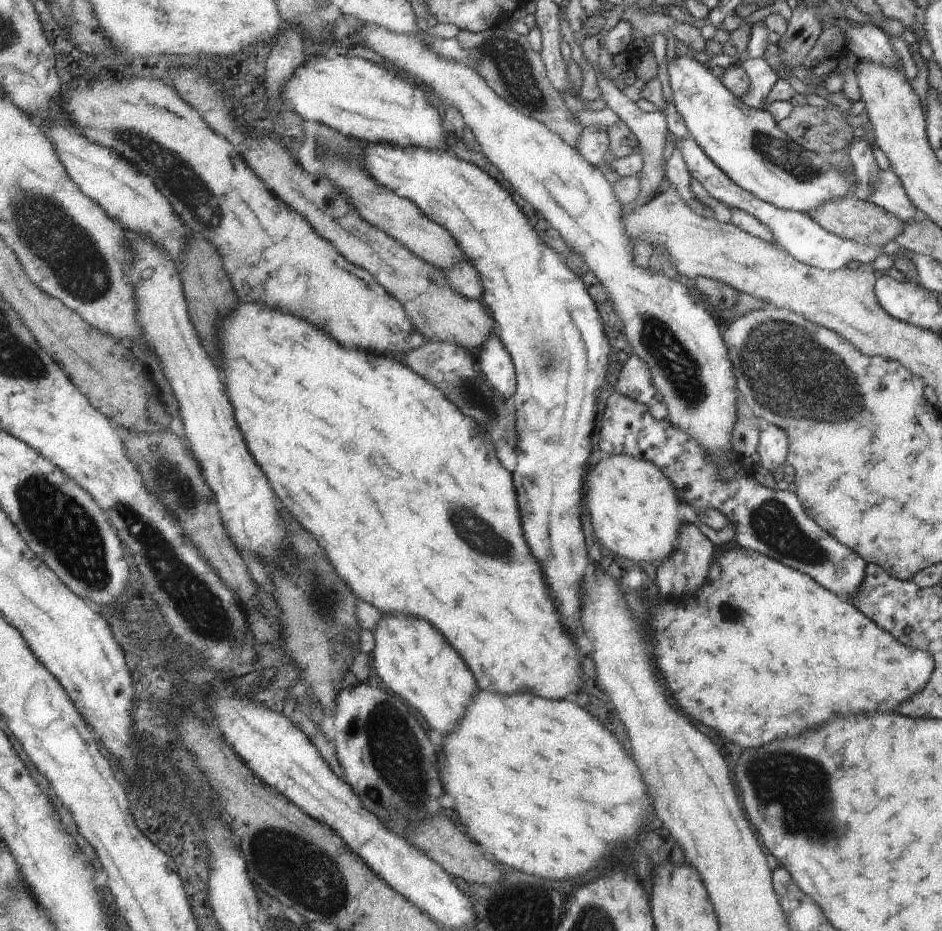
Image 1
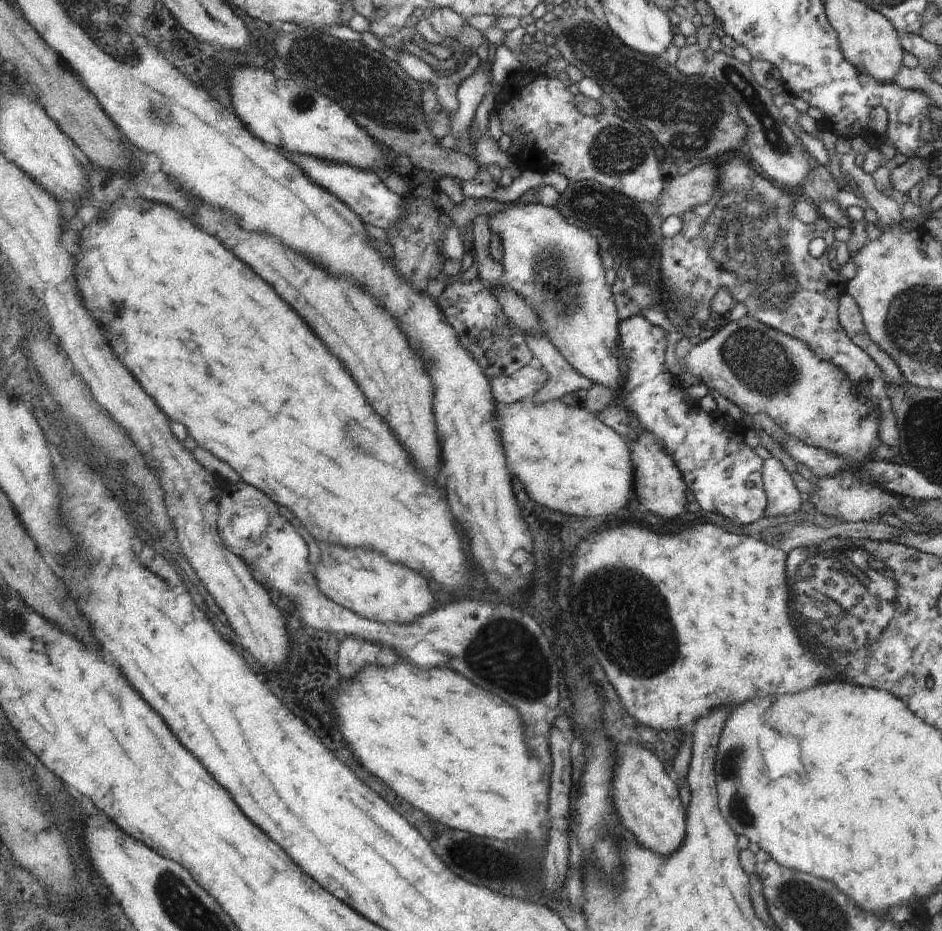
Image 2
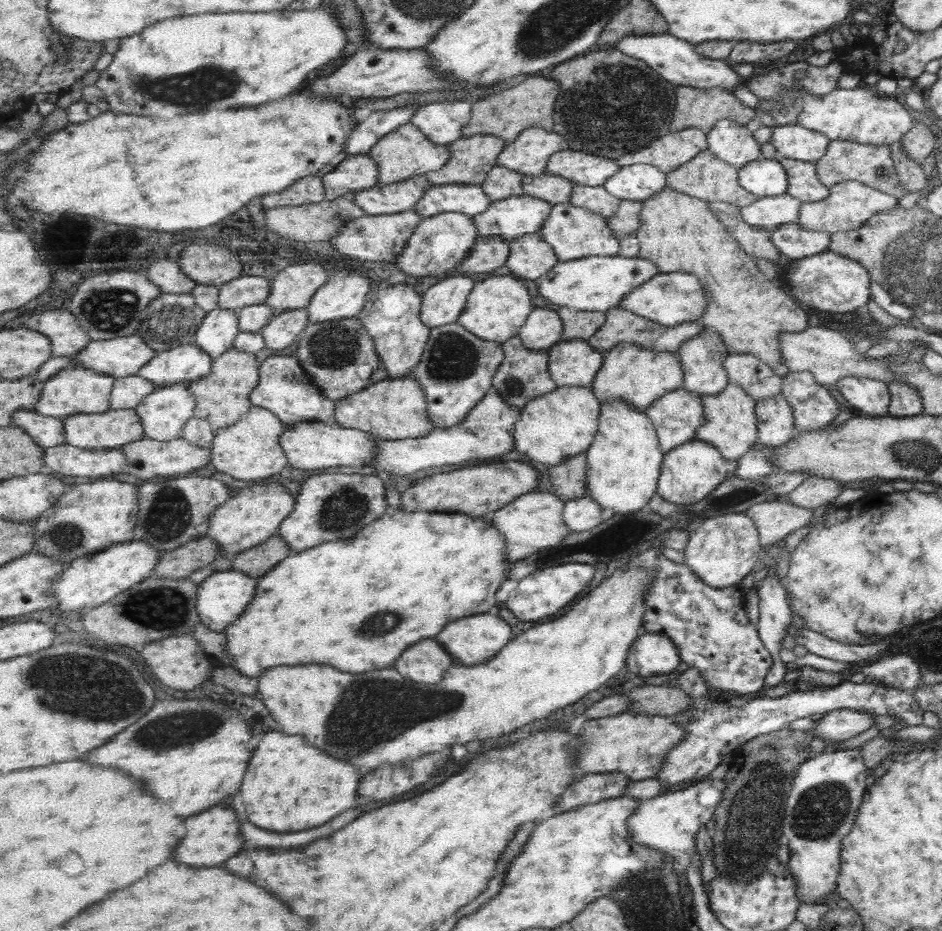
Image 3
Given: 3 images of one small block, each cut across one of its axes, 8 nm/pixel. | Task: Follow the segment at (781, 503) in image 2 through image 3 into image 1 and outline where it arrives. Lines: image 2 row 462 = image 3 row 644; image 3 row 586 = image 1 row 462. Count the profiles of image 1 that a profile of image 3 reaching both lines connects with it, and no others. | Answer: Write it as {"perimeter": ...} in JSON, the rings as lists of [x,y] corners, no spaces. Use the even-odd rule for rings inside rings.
{"perimeter":[[[765,424],[759,432],[759,446],[755,448],[759,456],[759,466],[773,474],[777,468],[785,466],[787,450],[789,450],[787,434],[781,428]]]}

